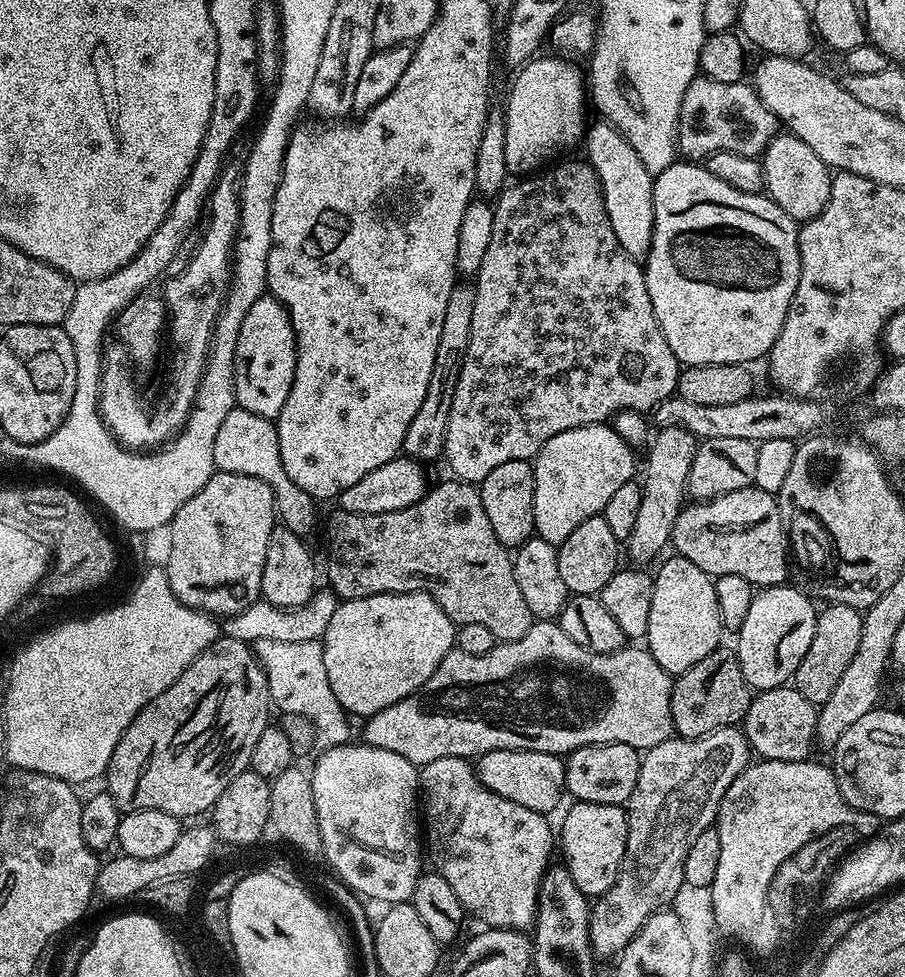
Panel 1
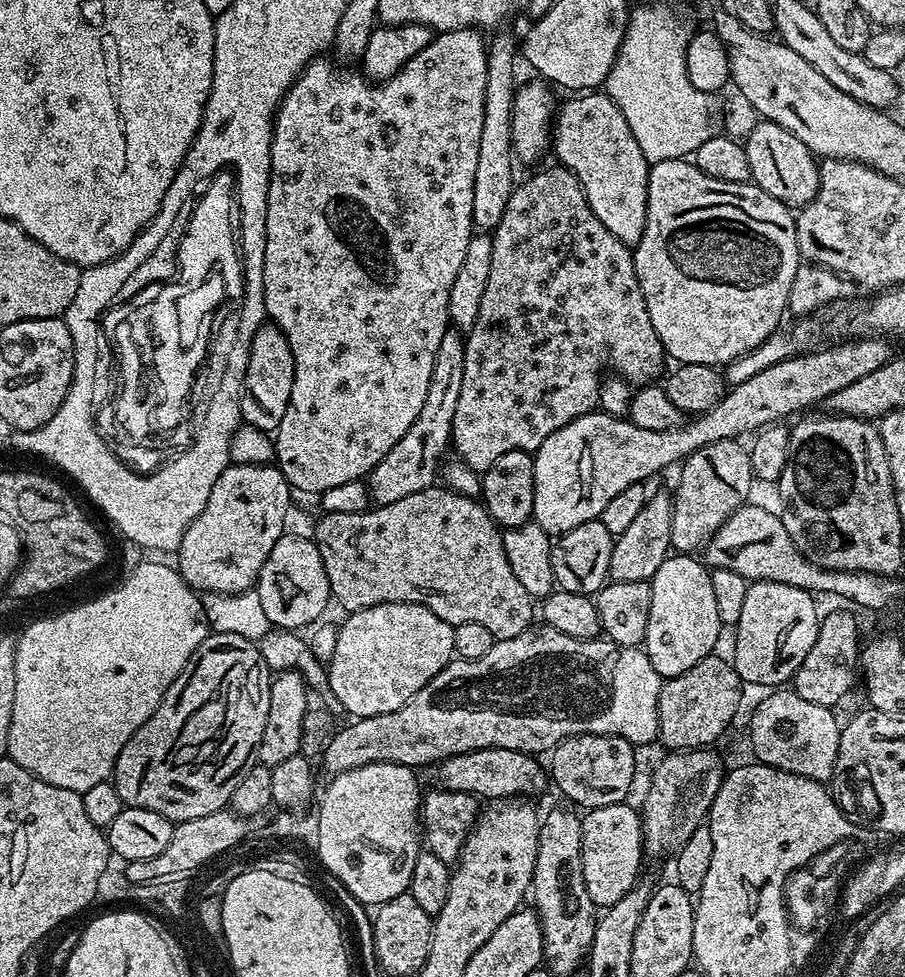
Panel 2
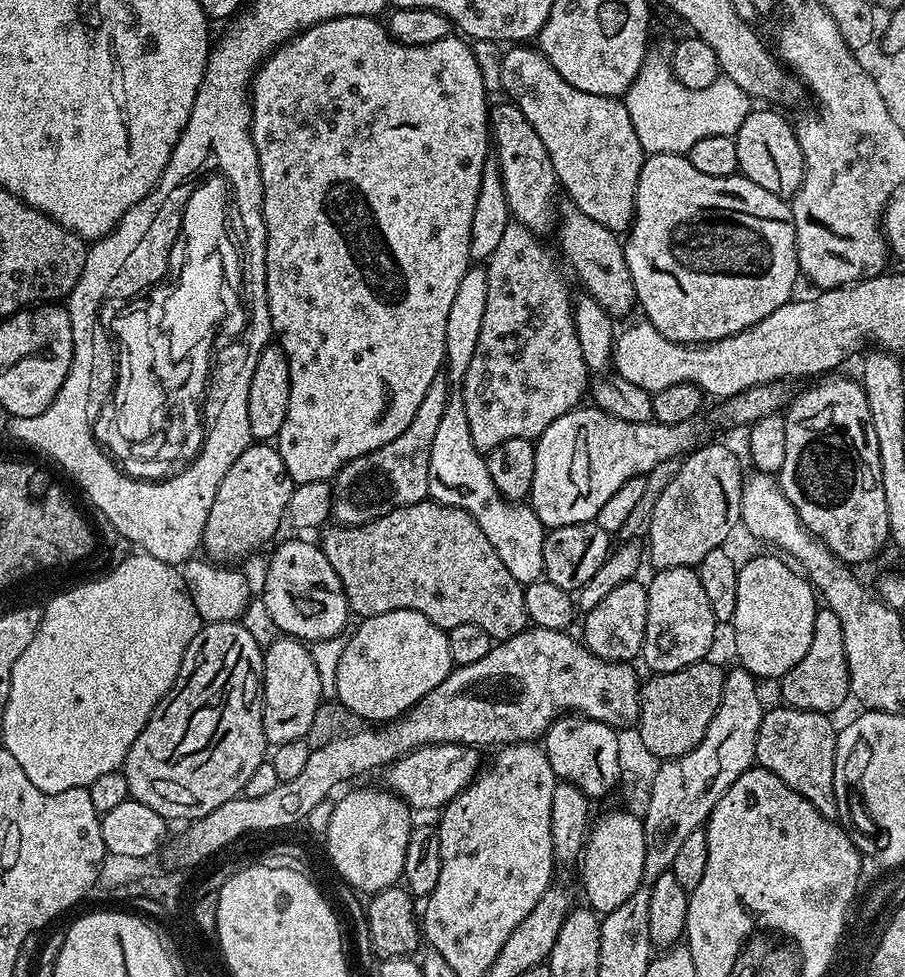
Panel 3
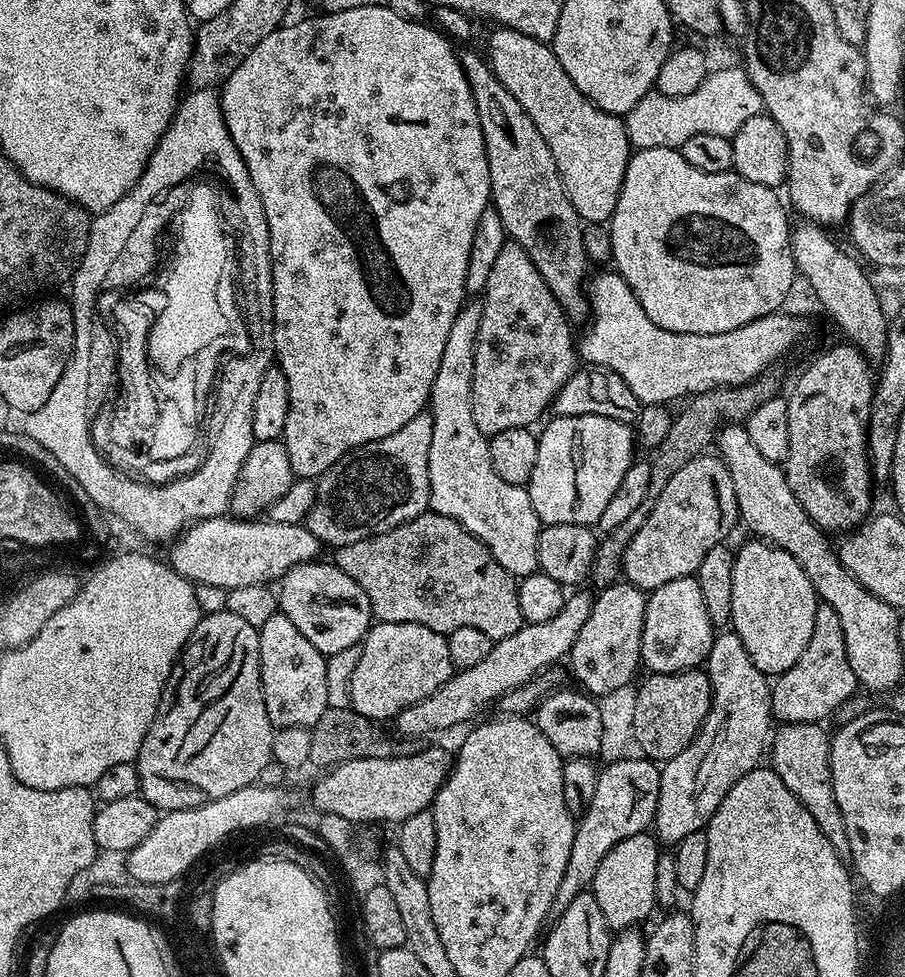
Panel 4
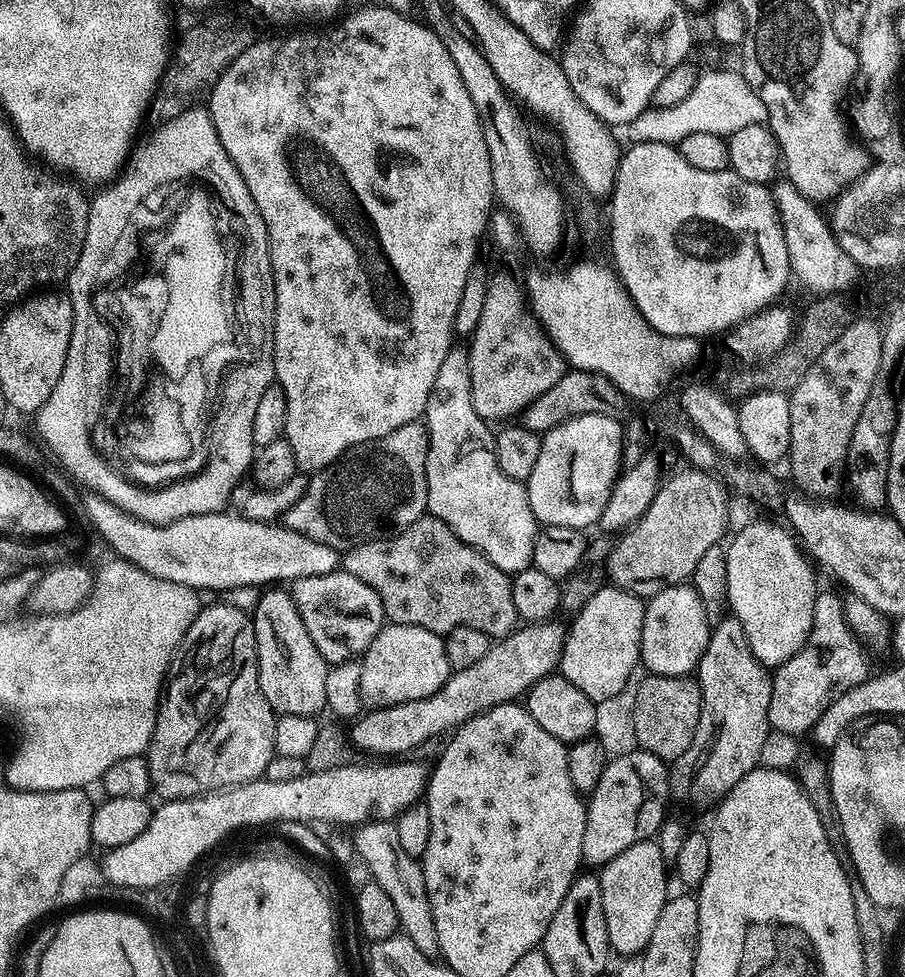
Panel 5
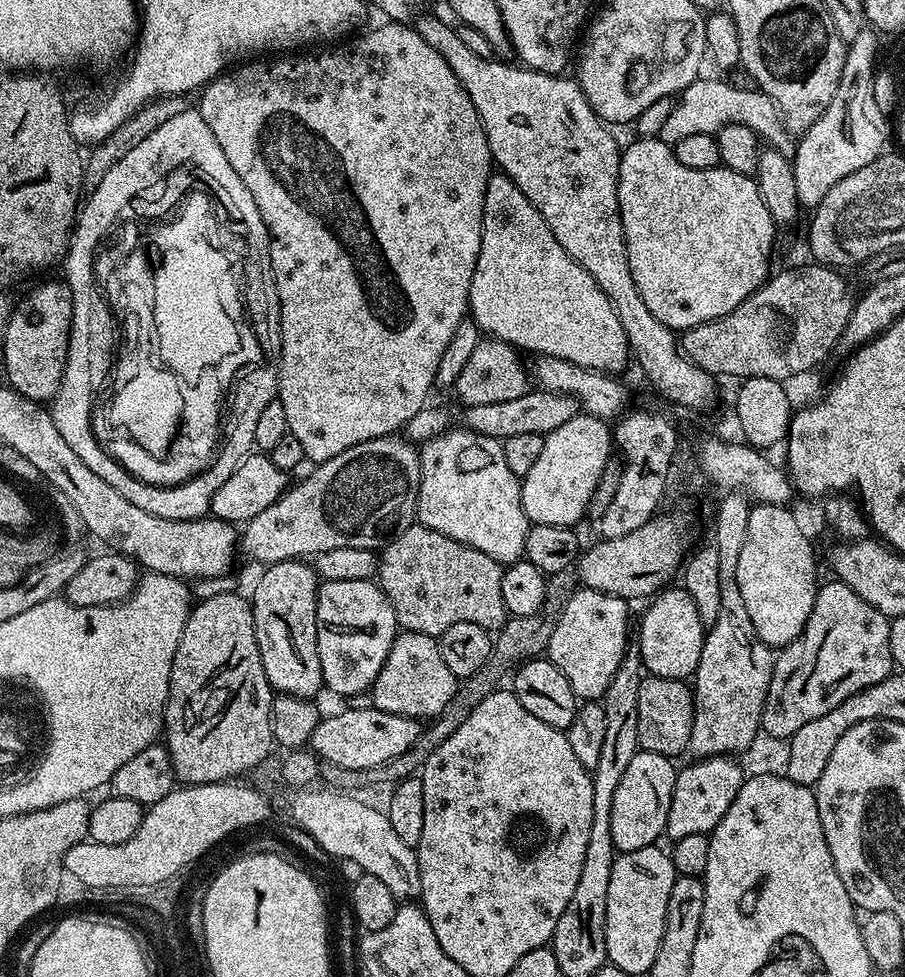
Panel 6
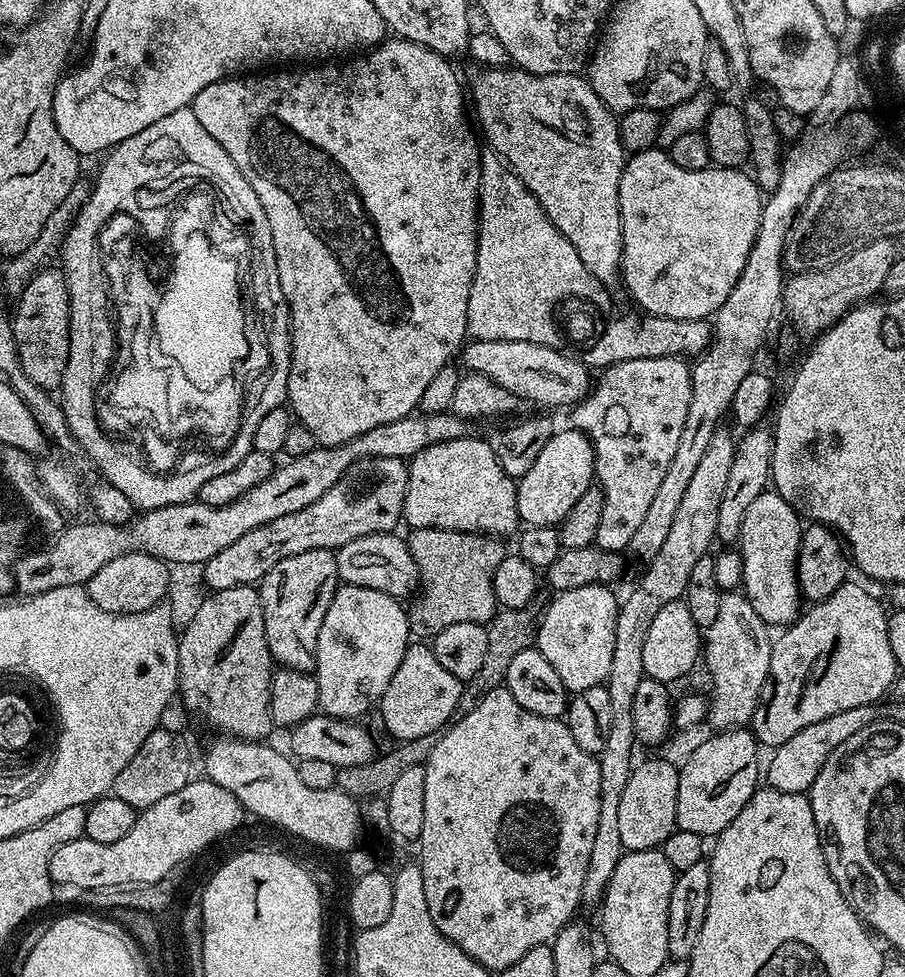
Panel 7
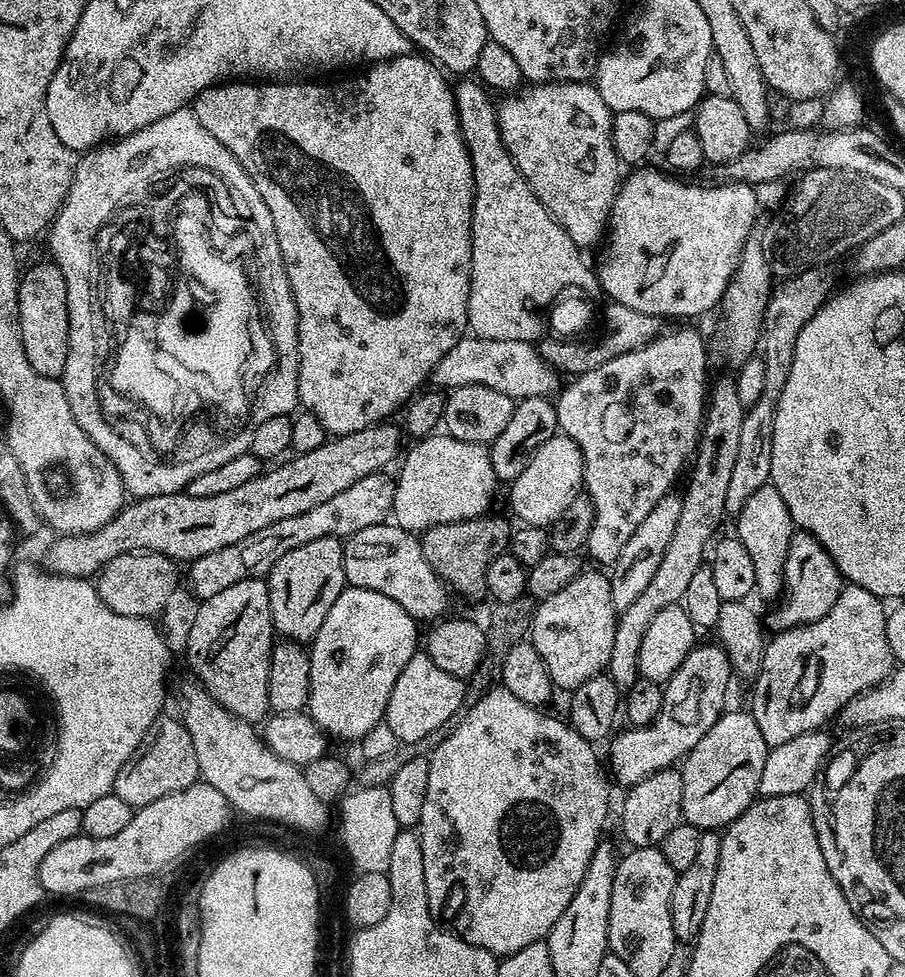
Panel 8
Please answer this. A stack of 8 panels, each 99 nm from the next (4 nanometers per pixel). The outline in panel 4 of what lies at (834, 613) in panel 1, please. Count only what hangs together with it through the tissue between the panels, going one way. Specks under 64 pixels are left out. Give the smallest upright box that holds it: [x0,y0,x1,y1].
[772,603,858,724]

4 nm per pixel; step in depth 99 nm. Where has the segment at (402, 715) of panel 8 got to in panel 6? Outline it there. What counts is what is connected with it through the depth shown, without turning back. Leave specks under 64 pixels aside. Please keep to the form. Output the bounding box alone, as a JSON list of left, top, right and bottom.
[370,631,458,722]

